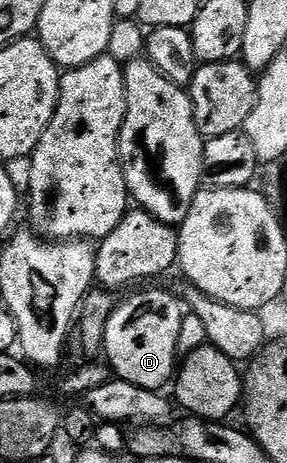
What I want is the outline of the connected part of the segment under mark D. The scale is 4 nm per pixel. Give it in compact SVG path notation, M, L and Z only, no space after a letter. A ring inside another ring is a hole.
M150 288L128 297L115 307L106 323L102 352L109 371L117 379L153 392L165 389L165 384L167 387L175 379L180 364L178 343L184 315L183 301L179 297L178 300L170 292Z

